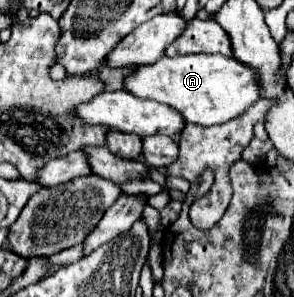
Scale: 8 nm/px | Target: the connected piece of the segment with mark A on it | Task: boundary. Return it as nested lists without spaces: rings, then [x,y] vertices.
[[[223,55],[161,57],[151,65],[135,67],[135,71],[123,79],[123,85],[131,95],[169,105],[181,113],[185,123],[203,127],[225,123],[241,115],[259,97],[255,75],[251,75],[243,63],[235,63],[233,57]]]

